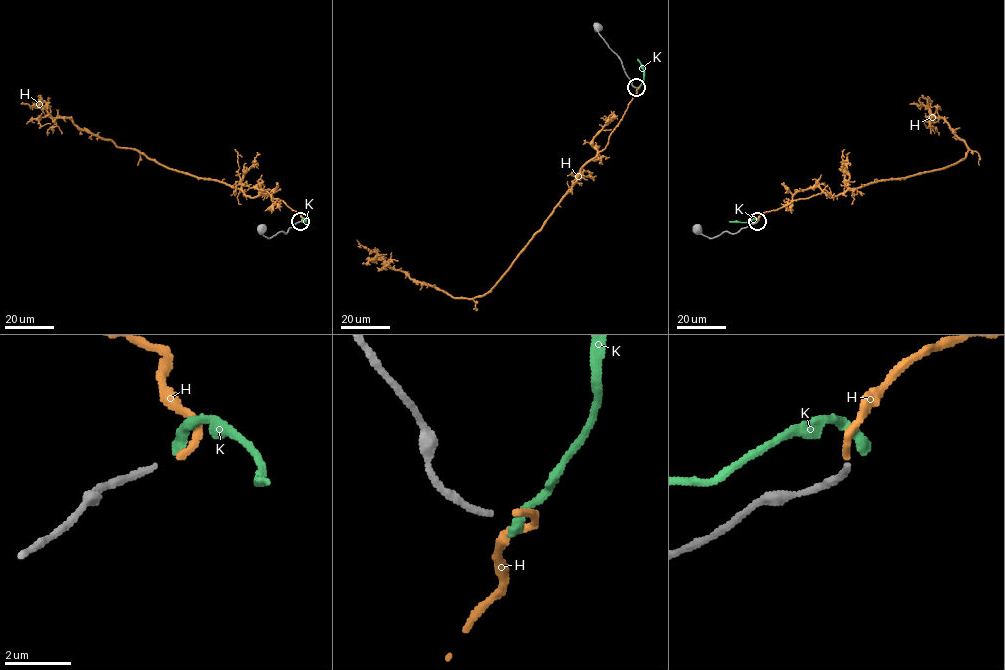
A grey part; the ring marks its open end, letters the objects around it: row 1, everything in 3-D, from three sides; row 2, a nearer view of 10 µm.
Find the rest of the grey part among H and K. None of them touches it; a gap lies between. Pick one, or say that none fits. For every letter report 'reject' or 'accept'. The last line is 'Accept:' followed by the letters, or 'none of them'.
H: accept
K: reject
Accept: H

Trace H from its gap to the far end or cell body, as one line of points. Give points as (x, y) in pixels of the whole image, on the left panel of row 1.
H: (301, 221), (268, 193), (248, 197), (170, 169), (69, 118), (53, 118), (41, 104), (21, 104)

